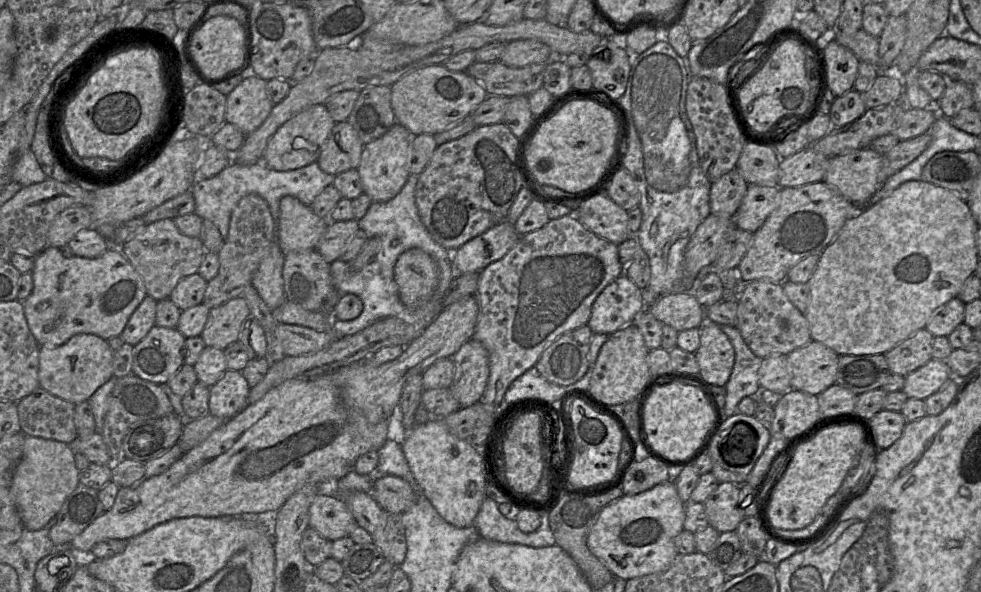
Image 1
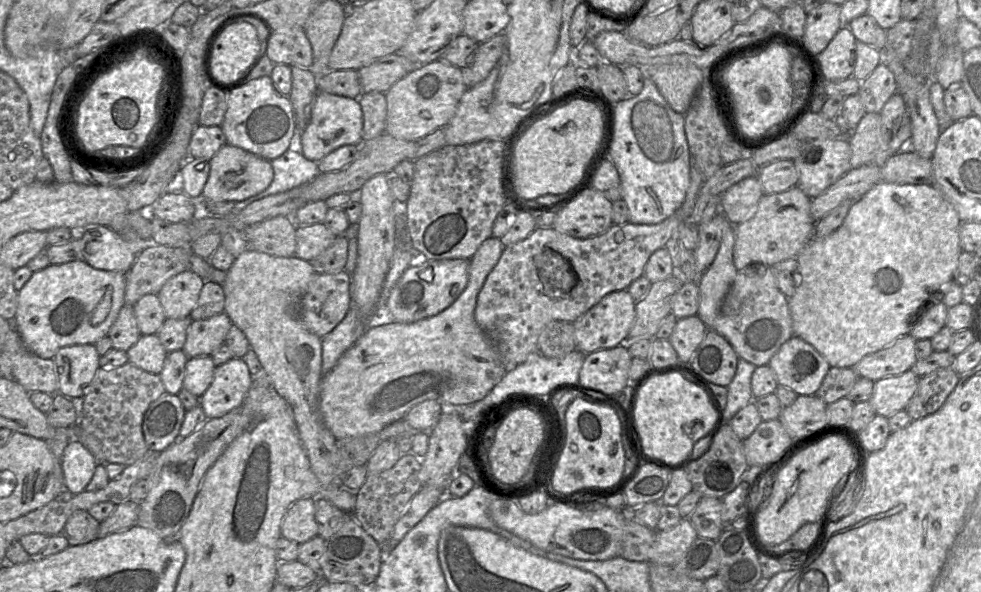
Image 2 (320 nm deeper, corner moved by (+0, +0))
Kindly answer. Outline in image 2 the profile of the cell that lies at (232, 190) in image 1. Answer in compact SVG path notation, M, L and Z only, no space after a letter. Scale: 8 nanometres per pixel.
M298 145L291 146L285 153L270 162L274 172L270 185L255 196L235 202L233 211L240 211L267 196L303 186L320 173L318 162L307 159L299 150Z

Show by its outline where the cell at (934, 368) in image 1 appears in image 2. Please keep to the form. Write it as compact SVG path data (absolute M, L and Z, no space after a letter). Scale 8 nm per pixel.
M909 370L900 375L875 381L869 400L875 415L889 418L905 410L917 390L919 379L913 371Z

